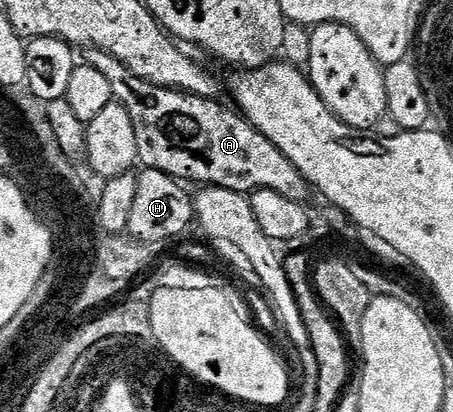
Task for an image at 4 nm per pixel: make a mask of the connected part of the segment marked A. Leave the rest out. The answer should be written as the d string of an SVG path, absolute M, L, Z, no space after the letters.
M97 48L87 49L86 63L110 81L115 103L126 106L130 122L134 122L134 142L138 142L136 159L143 167L157 168L181 182L197 180L200 186L245 194L274 190L282 198L307 201L310 185L298 166L239 111L223 108L219 99L207 100L151 84L118 62L118 58Z

